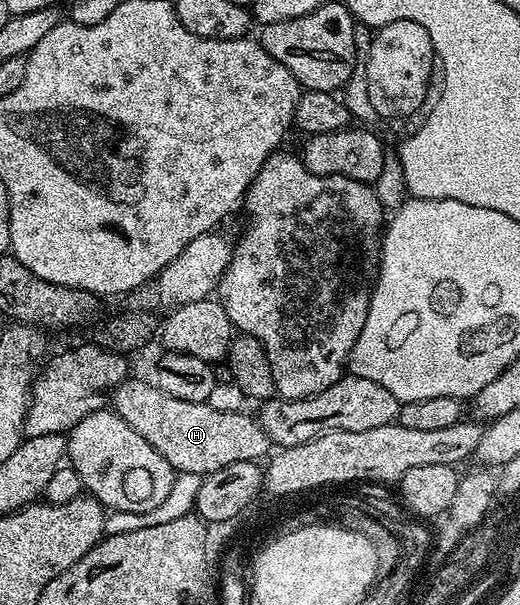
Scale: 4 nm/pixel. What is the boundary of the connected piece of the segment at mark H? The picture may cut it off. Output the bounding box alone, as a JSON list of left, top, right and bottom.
[110,378,270,478]

